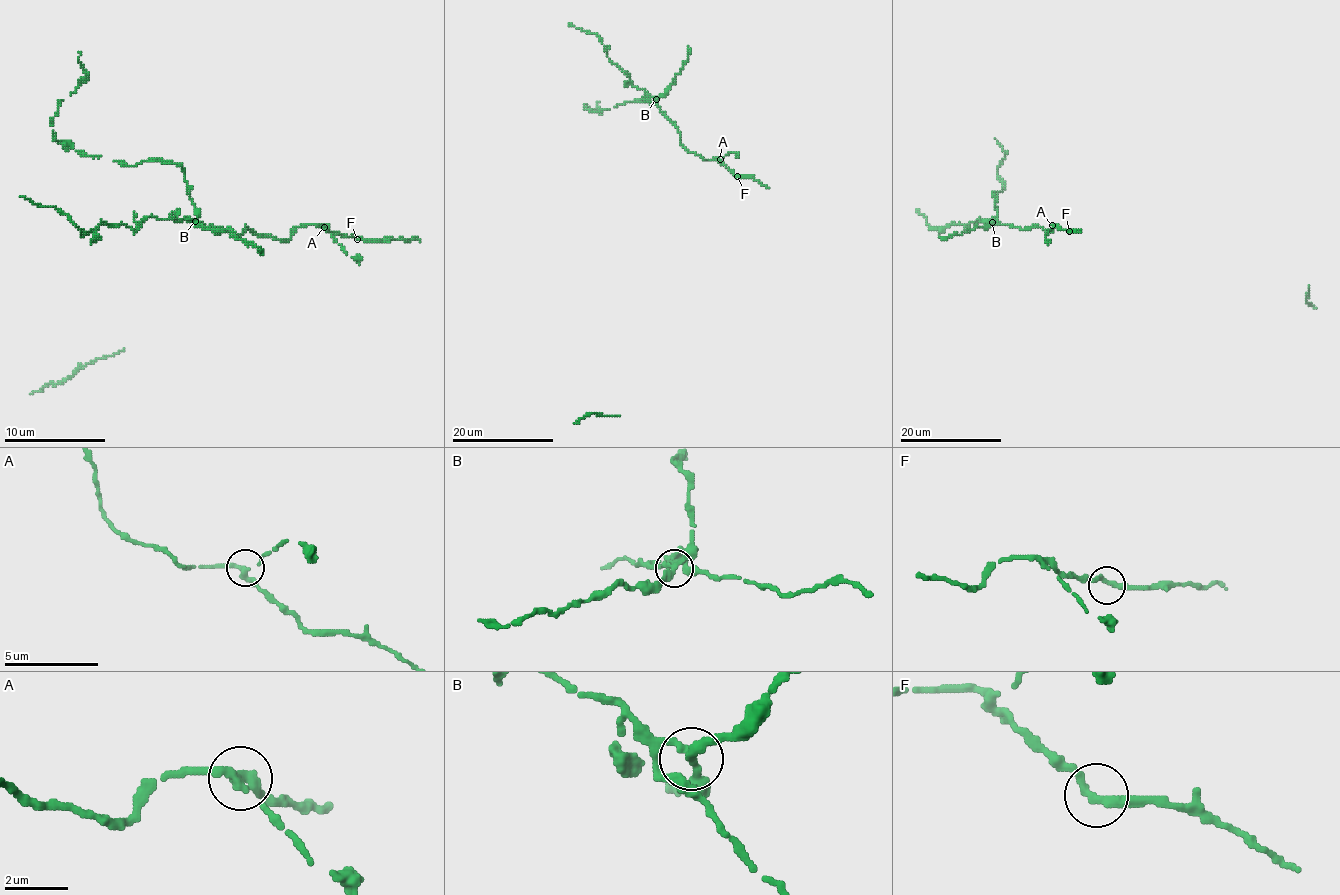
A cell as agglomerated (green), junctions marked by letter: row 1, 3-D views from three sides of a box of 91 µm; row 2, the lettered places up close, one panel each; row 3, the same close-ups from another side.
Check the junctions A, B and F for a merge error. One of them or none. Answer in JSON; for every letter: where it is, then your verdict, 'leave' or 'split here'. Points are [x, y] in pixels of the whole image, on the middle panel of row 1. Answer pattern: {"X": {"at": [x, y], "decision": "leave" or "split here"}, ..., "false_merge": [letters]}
{"A": {"at": [720, 159], "decision": "leave"}, "B": {"at": [656, 99], "decision": "split here"}, "F": {"at": [737, 176], "decision": "leave"}, "false_merge": ["B"]}

